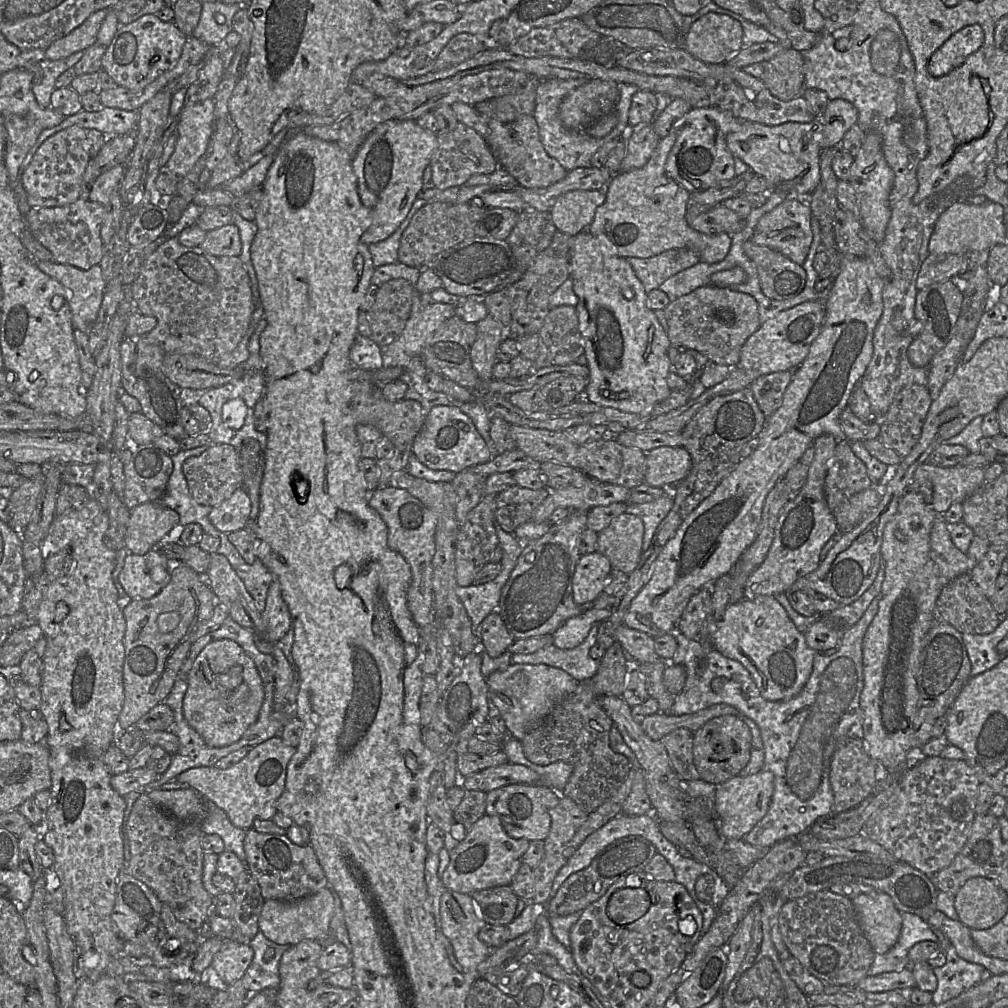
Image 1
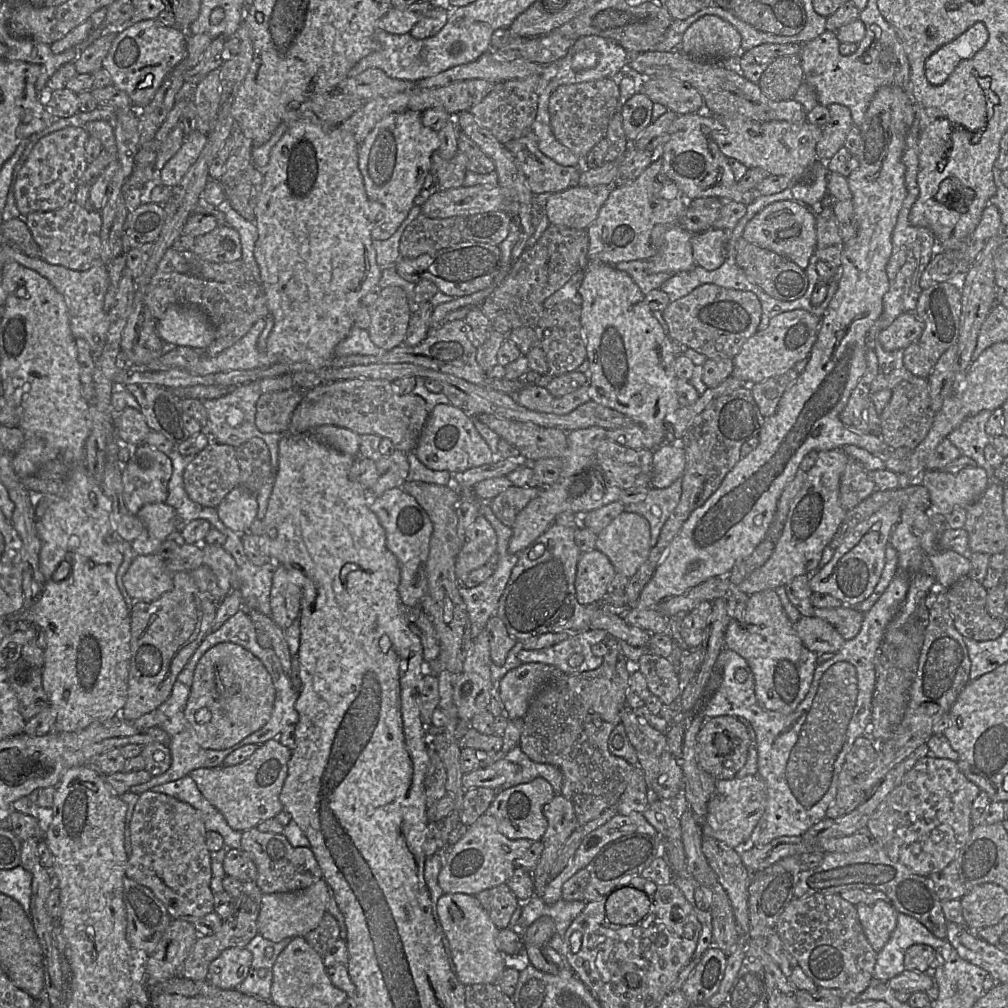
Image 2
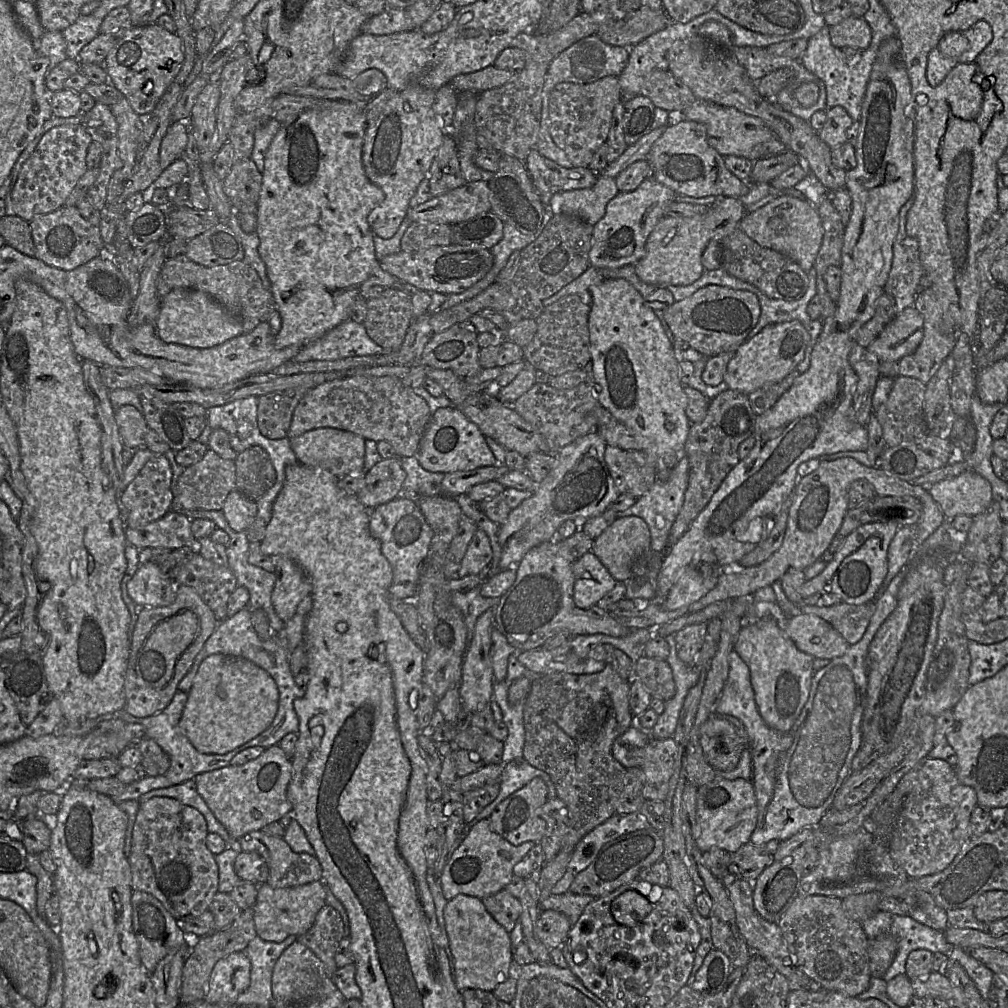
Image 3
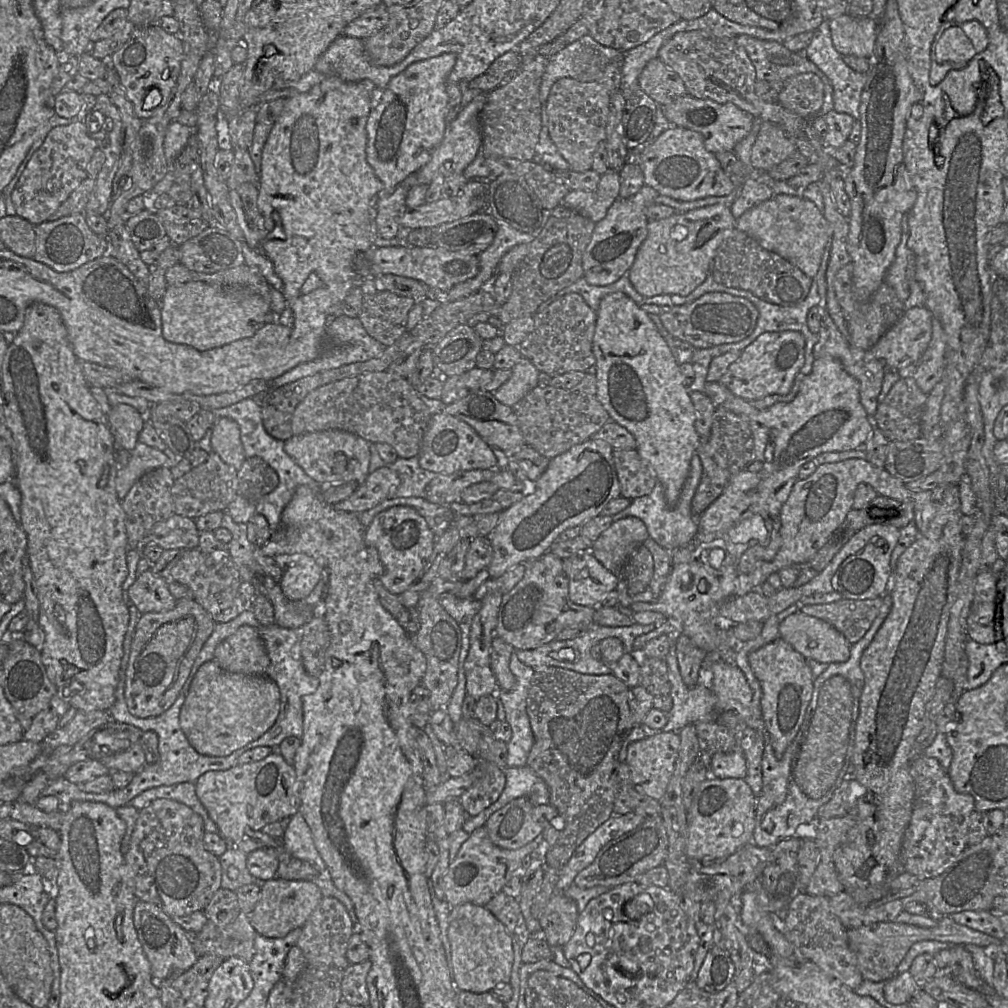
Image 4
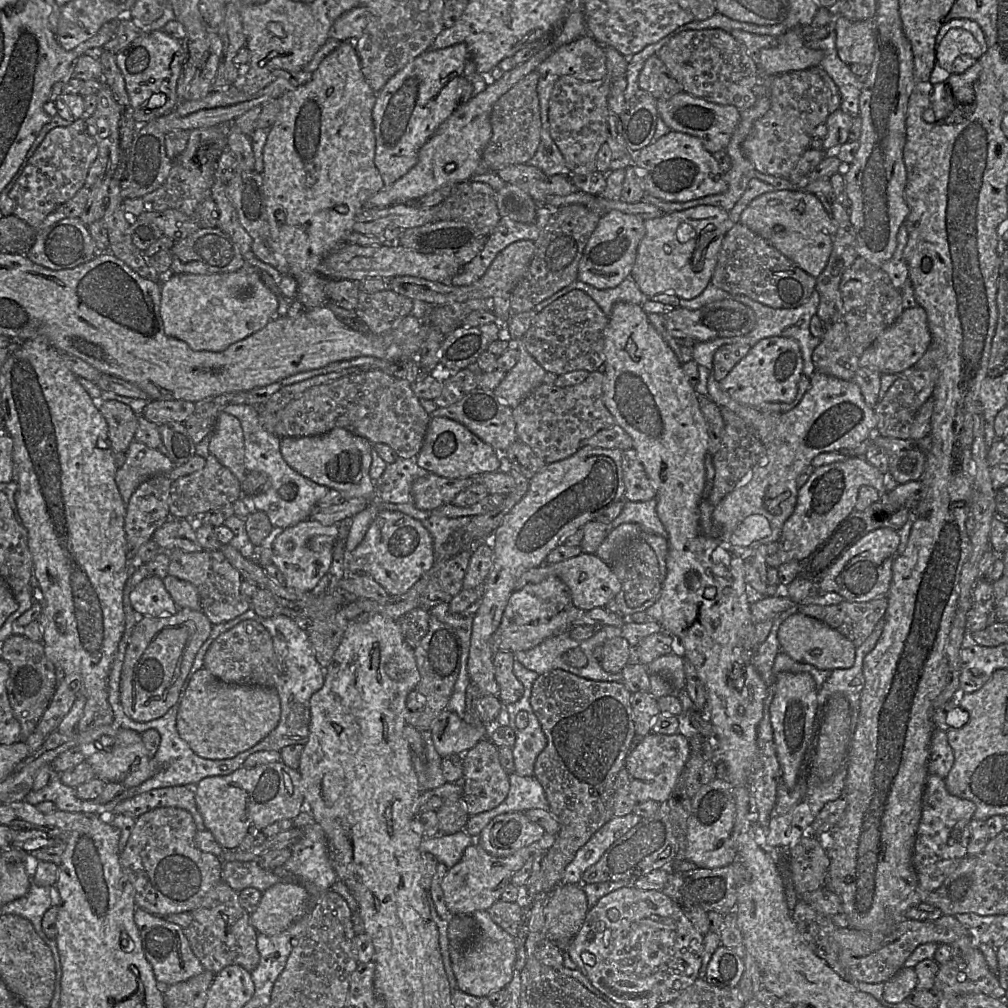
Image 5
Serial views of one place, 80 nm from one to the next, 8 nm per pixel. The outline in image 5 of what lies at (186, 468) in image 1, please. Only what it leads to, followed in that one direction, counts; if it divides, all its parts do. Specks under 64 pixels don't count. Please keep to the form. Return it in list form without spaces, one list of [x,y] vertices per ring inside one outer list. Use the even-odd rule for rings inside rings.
[[[209,454],[205,466],[201,470],[172,482],[169,495],[169,510],[171,517],[198,520],[208,511],[226,504],[232,504],[241,497],[242,492],[238,479],[214,455]]]

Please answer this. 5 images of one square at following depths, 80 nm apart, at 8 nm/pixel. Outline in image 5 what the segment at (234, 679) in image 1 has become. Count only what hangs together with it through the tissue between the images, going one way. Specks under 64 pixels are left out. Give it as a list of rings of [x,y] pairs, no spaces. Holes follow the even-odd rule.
[[[202,667],[192,676],[180,698],[176,728],[198,756],[210,760],[231,759],[274,730],[280,714],[280,698],[275,688],[225,683]]]

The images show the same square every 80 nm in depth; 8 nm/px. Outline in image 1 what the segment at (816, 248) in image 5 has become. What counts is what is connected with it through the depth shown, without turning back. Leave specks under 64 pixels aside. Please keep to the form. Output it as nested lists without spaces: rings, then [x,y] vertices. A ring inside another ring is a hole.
[[[803,197],[786,199],[763,215],[756,224],[750,239],[755,245],[773,249],[800,266],[803,265],[813,240],[811,230],[812,212],[808,205],[803,204],[805,200]]]

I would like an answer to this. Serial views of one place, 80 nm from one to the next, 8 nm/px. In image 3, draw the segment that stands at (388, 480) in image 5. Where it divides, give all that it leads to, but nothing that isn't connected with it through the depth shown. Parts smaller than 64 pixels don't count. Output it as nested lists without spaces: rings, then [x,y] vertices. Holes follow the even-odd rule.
[[[416,455],[401,458],[407,476],[400,495],[436,496],[442,494],[441,482],[444,473],[425,470]]]

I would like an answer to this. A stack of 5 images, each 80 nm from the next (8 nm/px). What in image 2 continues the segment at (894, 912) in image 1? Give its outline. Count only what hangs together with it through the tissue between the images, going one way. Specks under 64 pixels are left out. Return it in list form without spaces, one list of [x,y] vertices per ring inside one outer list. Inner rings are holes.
[[[879,900],[872,905],[859,903],[855,907],[868,942],[879,953],[896,927],[898,911],[889,900]]]

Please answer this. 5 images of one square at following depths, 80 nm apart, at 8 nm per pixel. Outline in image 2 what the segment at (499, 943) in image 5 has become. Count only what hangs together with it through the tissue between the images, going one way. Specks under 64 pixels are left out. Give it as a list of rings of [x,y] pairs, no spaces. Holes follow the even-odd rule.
[[[443,894],[438,901],[438,915],[450,943],[455,974],[465,986],[495,983],[507,967],[507,957],[496,945],[499,929],[474,895]]]

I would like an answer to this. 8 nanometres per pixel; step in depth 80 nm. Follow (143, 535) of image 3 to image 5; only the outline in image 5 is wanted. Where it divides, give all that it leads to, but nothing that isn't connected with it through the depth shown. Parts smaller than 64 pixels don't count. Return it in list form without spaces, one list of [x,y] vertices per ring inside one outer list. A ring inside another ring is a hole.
[[[172,517],[160,526],[153,534],[154,541],[162,551],[180,549],[185,552],[201,552],[195,533],[195,522],[184,518]]]

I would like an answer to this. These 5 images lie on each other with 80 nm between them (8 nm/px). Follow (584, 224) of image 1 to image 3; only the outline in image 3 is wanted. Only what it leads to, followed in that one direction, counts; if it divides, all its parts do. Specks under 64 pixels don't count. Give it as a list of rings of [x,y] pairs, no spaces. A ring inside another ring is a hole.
[[[598,175],[597,182],[591,188],[557,191],[550,198],[548,210],[552,214],[567,214],[578,217],[594,225],[603,218],[608,202],[619,193],[615,178]]]

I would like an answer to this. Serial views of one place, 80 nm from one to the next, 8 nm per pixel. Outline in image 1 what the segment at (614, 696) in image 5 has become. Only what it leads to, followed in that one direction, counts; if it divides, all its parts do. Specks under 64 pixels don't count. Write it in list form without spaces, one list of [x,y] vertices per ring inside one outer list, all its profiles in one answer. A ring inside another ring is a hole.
[[[616,641],[606,649],[596,674],[579,682],[575,691],[562,699],[521,740],[524,755],[531,762],[548,765],[563,761],[573,766],[572,774],[560,794],[574,800],[587,814],[609,800],[633,768],[626,756],[610,747],[613,721],[600,705],[600,697],[603,695],[621,697],[632,668],[632,660]]]

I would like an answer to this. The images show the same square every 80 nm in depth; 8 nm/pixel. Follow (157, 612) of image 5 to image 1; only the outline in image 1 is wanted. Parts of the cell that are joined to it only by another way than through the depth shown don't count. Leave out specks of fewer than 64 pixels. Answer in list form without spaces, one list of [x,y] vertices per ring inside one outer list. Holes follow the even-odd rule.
[[[153,547],[146,554],[128,553],[118,580],[131,599],[149,599],[157,595],[170,581],[172,562],[160,551]],[[162,565],[166,570],[166,577],[160,582],[151,578],[151,570]]]

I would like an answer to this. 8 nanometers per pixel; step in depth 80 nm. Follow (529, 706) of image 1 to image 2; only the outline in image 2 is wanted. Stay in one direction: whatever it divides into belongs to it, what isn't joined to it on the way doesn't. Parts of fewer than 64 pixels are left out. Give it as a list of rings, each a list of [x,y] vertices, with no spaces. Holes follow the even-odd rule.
[[[543,663],[521,664],[507,672],[499,684],[506,718],[522,720],[538,689],[565,676],[567,675],[557,667]]]

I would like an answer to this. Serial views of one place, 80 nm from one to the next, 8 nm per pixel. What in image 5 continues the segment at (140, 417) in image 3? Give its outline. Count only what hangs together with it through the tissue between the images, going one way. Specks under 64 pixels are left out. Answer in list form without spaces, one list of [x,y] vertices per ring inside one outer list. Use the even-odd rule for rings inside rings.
[[[100,401],[99,410],[108,425],[108,437],[114,452],[128,449],[134,440],[138,415],[126,404],[118,401]]]

